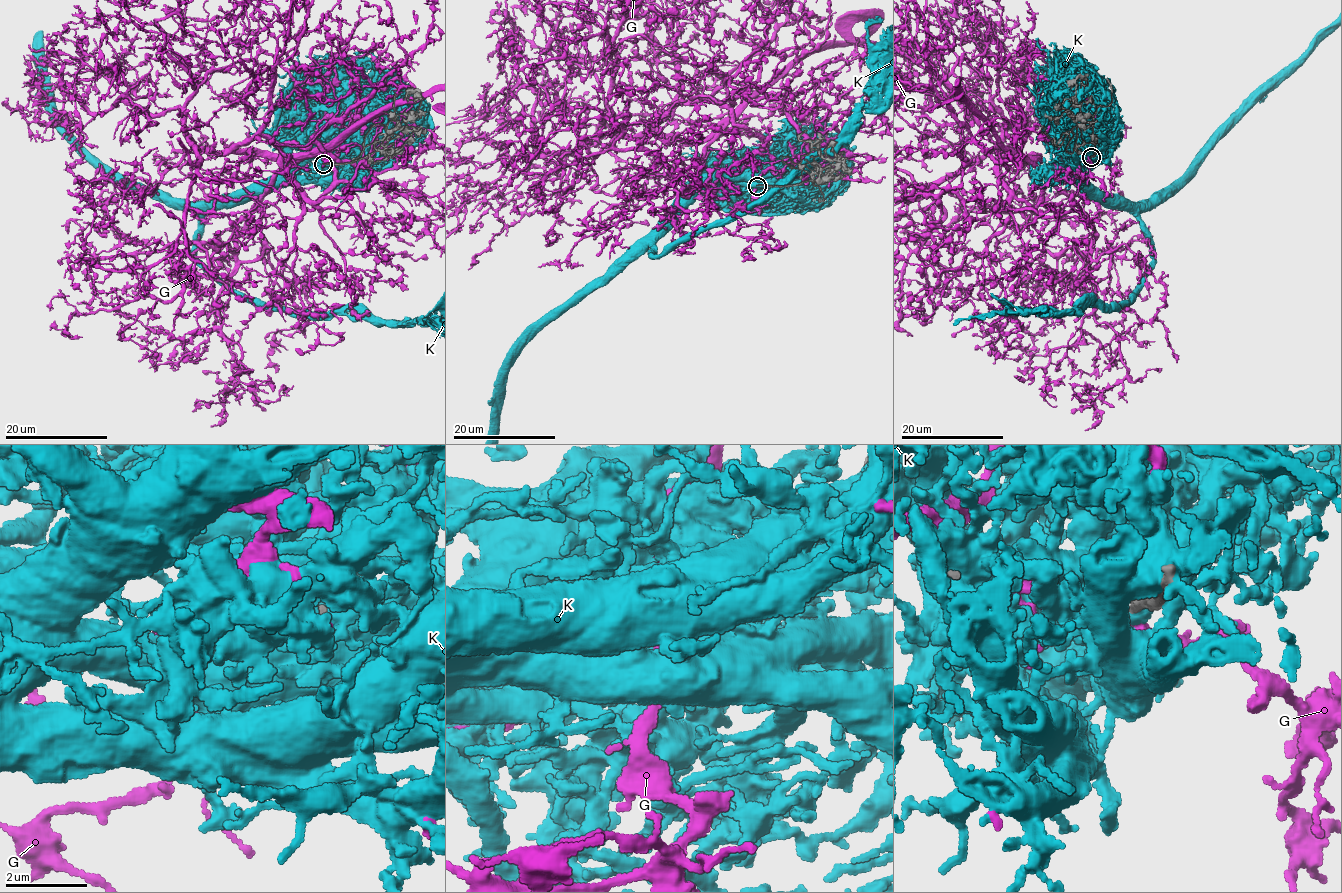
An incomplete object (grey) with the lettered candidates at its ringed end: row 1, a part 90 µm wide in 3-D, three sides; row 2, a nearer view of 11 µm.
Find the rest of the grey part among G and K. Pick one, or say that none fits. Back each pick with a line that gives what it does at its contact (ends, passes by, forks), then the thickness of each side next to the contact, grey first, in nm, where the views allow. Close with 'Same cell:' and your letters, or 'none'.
Same cell: none

